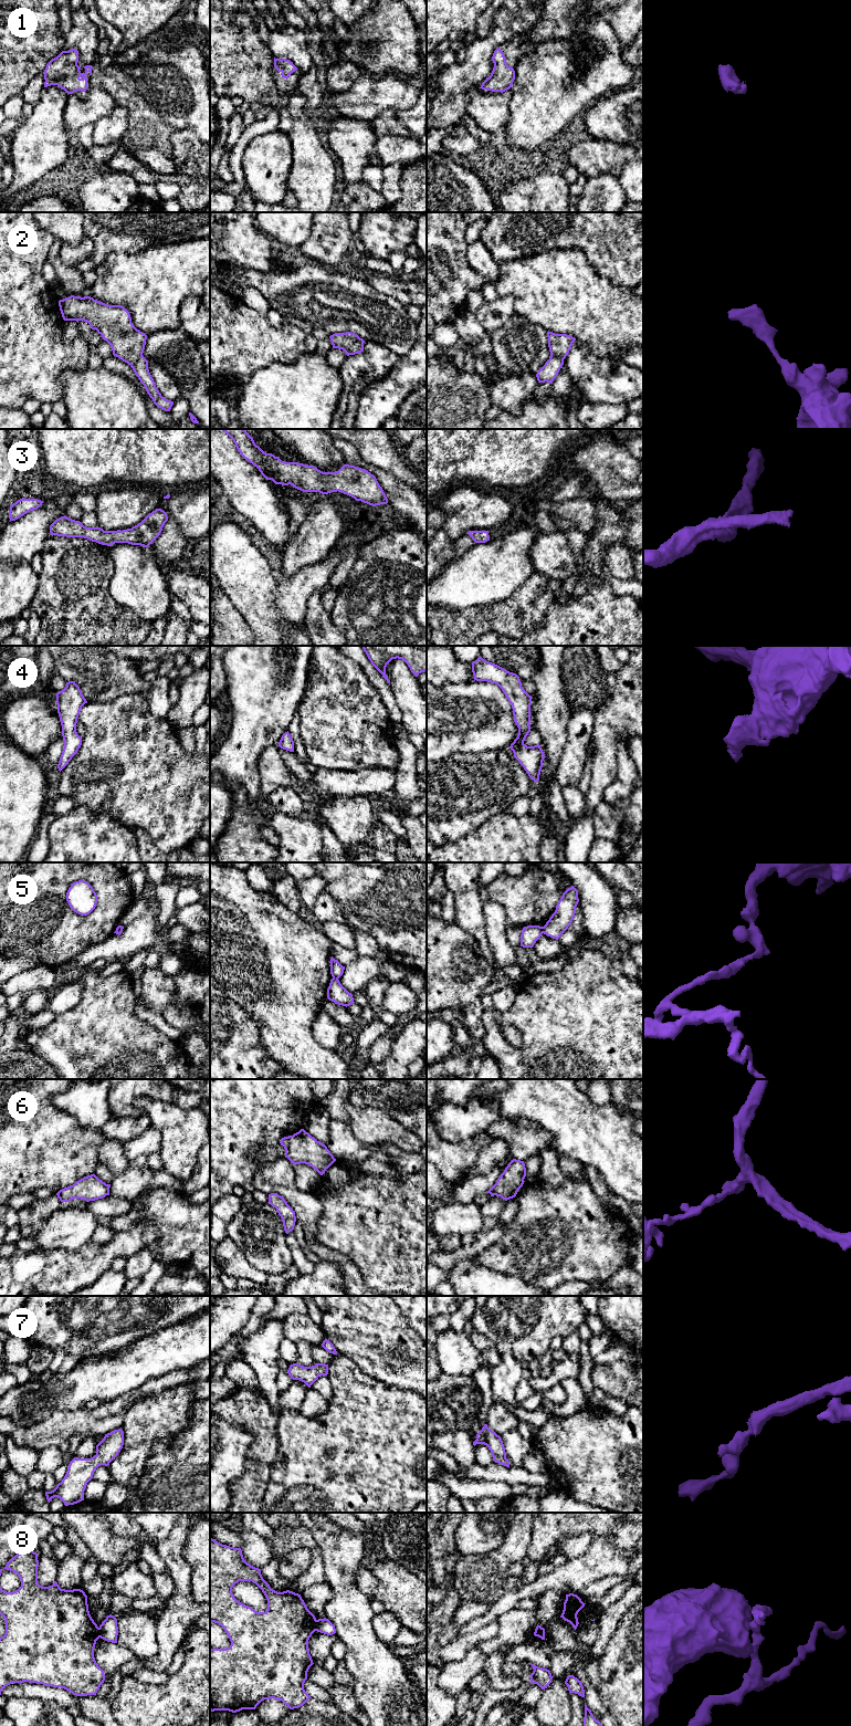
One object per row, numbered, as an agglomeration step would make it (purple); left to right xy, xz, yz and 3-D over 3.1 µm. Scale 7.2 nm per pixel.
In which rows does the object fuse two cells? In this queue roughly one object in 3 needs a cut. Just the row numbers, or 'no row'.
5, 8

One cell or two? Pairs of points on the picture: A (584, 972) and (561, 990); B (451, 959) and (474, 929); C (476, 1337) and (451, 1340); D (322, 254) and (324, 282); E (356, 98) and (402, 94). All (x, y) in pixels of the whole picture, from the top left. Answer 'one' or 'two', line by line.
A: one
B: two
C: two
D: two
E: one

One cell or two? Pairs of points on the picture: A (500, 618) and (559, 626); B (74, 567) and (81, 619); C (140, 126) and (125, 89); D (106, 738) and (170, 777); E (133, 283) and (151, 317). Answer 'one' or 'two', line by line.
A: two
B: one
C: one
D: one
E: one

